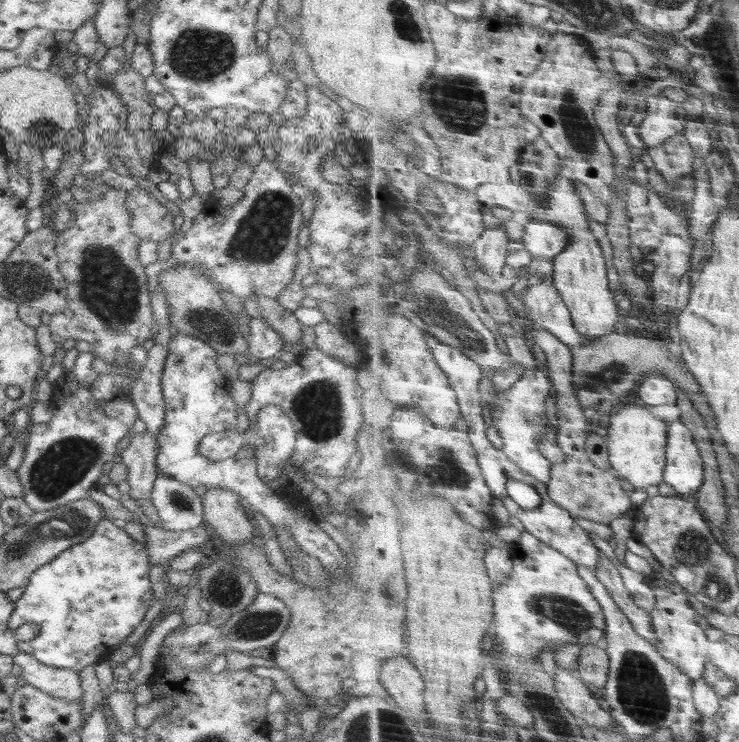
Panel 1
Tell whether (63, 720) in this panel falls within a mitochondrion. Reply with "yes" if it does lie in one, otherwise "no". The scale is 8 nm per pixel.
no

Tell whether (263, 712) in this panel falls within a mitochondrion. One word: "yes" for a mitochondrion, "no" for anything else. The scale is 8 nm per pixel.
no

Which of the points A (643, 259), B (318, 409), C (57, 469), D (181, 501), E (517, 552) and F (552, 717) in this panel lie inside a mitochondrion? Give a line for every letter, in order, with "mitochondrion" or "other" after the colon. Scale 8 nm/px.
A: other
B: mitochondrion
C: mitochondrion
D: mitochondrion
E: other
F: mitochondrion

